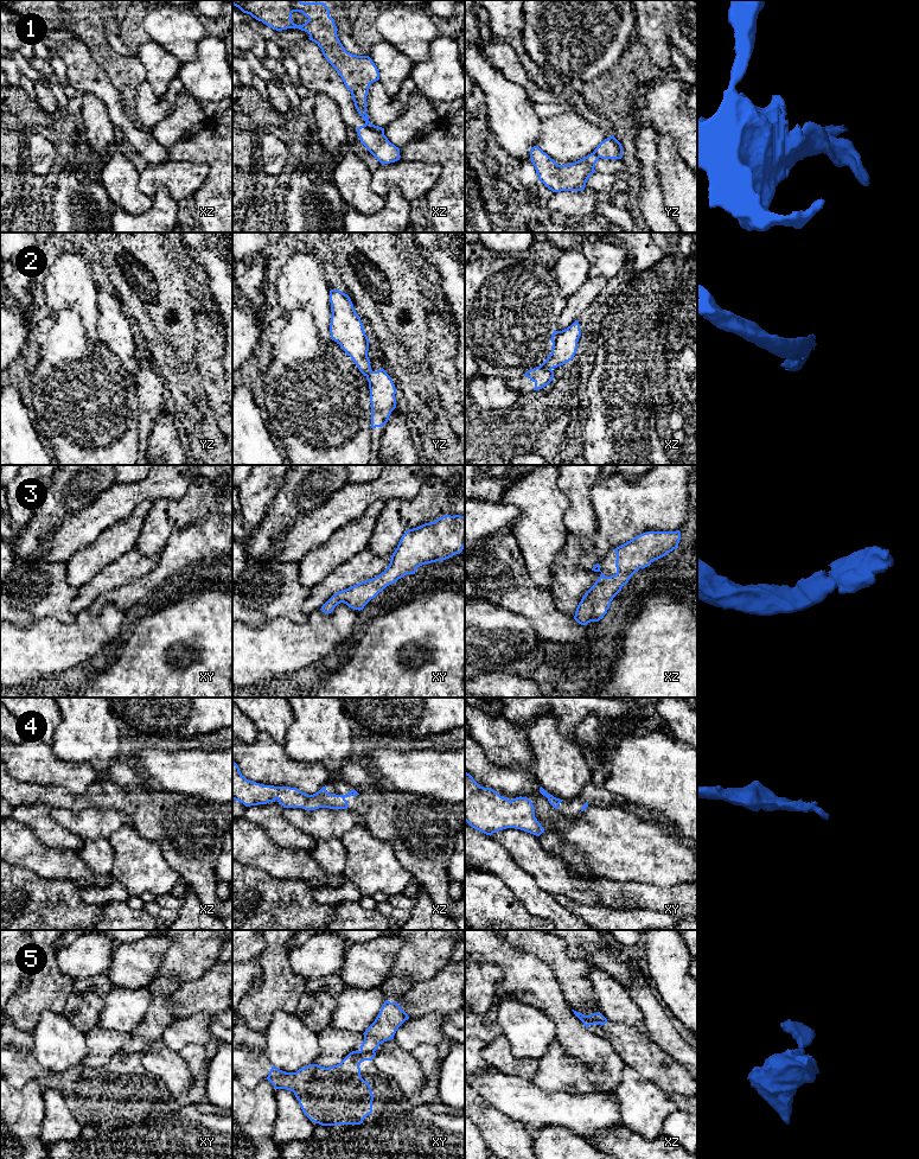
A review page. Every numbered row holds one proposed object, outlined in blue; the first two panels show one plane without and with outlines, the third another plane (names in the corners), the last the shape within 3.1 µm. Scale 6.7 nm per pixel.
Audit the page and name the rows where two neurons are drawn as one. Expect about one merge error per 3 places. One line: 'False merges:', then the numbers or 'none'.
False merges: 1, 2, 5

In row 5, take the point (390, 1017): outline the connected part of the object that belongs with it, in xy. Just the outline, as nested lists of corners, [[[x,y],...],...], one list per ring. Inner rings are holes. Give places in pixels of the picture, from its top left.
[[[385,1000],[375,1021],[363,1033],[360,1051],[376,1051],[382,1043],[394,1039],[398,1027],[408,1019],[408,1014],[397,1002]]]

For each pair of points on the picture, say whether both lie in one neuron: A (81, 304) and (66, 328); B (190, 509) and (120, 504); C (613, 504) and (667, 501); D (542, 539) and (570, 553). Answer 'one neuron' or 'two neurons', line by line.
A: two neurons
B: two neurons
C: one neuron
D: two neurons

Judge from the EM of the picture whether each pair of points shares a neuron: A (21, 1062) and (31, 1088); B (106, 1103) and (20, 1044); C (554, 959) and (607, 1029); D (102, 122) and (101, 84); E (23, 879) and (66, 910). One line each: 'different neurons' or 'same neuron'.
A: different neurons
B: same neuron
C: different neurons
D: different neurons
E: same neuron

